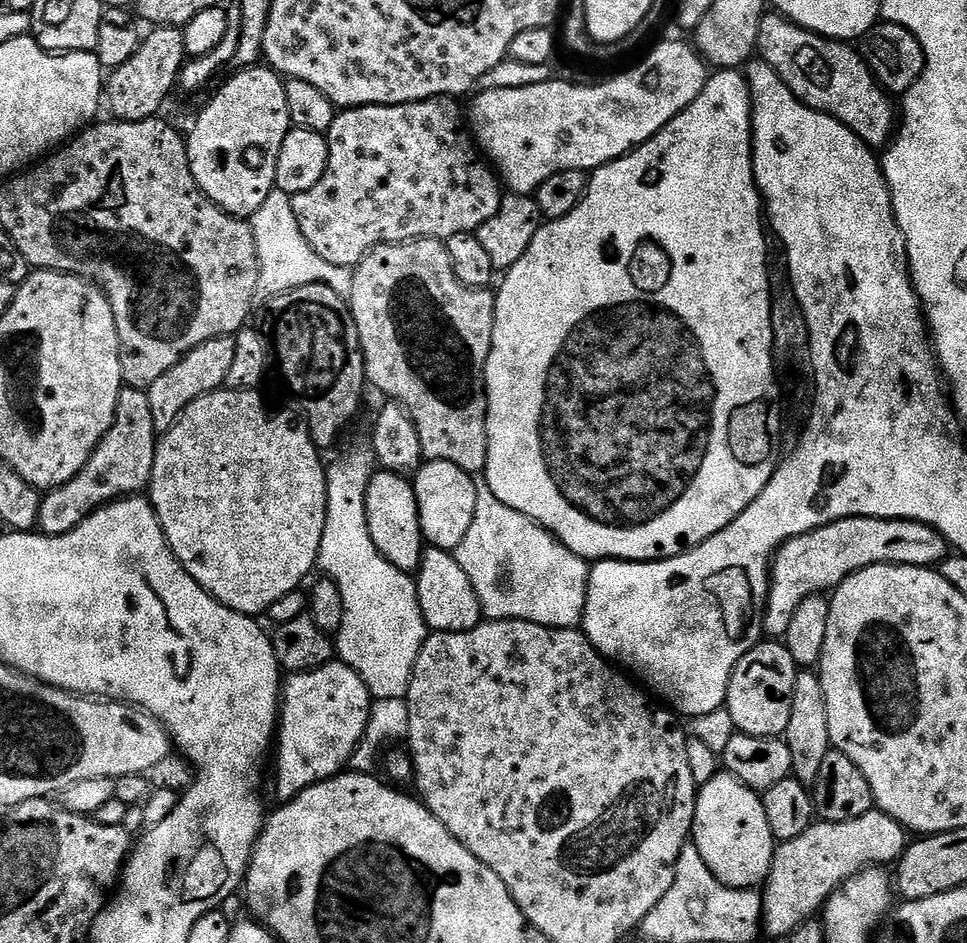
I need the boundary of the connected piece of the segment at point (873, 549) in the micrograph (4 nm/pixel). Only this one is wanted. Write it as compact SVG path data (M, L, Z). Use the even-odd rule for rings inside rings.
M846 518L836 520L821 528L815 528L793 540L787 540L776 552L770 569L768 585L768 602L762 609L762 632L768 638L782 638L794 618L794 610L806 602L806 598L817 594L828 594L858 570L875 564L905 564L915 568L932 568L939 565L949 555L950 545L932 528L913 520L879 520L878 518Z

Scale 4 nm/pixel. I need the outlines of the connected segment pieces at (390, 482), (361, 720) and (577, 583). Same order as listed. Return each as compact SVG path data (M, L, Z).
M377 470L370 478L370 486L366 490L366 522L370 526L370 538L374 538L374 546L387 558L398 570L412 574L419 569L420 559L426 551L426 541L420 529L418 518L418 502L413 481L407 476L399 476L393 472Z
M339 662L289 675L283 681L274 737L277 801L290 801L303 788L345 771L363 738L372 703L366 682L353 668Z
M483 478L476 480L476 494L474 522L470 522L470 530L466 530L466 538L462 538L454 555L458 566L466 570L466 578L470 578L470 586L474 586L478 594L481 613L490 620L525 620L547 628L577 627L584 619L589 561L574 554L541 524L526 518L526 514L518 514L518 510L510 510L506 502L498 502L487 480Z

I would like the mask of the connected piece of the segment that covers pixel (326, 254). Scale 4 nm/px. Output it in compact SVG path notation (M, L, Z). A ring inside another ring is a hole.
M435 96L433 100L419 100L413 104L371 104L361 108L345 108L337 111L334 122L330 122L326 133L328 165L320 181L310 190L292 197L294 218L298 220L298 226L306 238L306 242L310 242L310 246L314 250L314 254L318 254L318 258L326 258L326 262L330 262L334 266L342 266L351 270L359 264L365 254L383 244L405 244L408 240L447 242L454 234L475 233L490 218L494 218L494 214L500 209L502 184L497 173L478 155L478 149L466 127L462 108L456 104L459 103L451 96Z

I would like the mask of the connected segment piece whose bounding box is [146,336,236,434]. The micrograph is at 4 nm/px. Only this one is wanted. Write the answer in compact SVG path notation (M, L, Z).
M219 336L210 342L202 342L202 346L190 350L182 359L174 362L174 366L170 366L170 370L166 370L162 378L157 378L146 389L150 402L150 418L154 420L157 433L167 432L171 424L180 417L182 410L190 406L190 402L224 388L226 374L230 374L230 365L234 362L235 345L235 339L230 336Z

